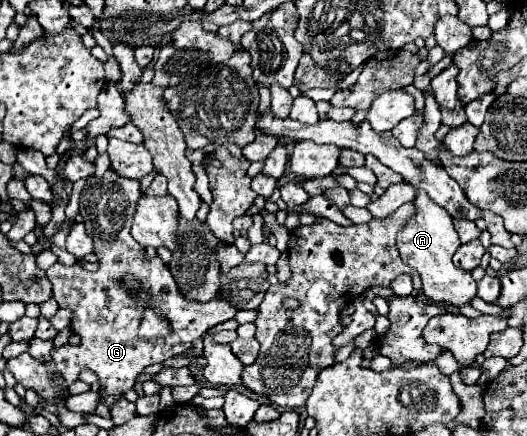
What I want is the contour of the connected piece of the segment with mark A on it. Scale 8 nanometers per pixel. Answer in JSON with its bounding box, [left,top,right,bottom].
[397,189,477,307]

